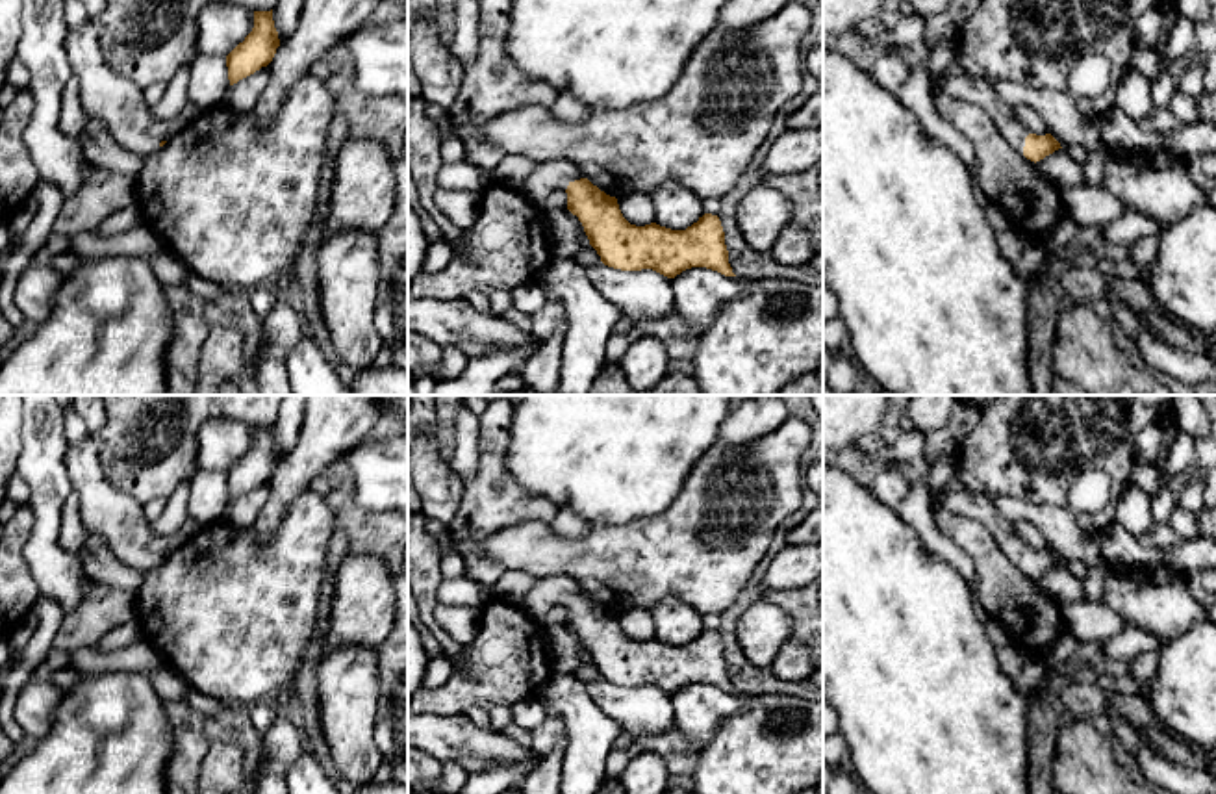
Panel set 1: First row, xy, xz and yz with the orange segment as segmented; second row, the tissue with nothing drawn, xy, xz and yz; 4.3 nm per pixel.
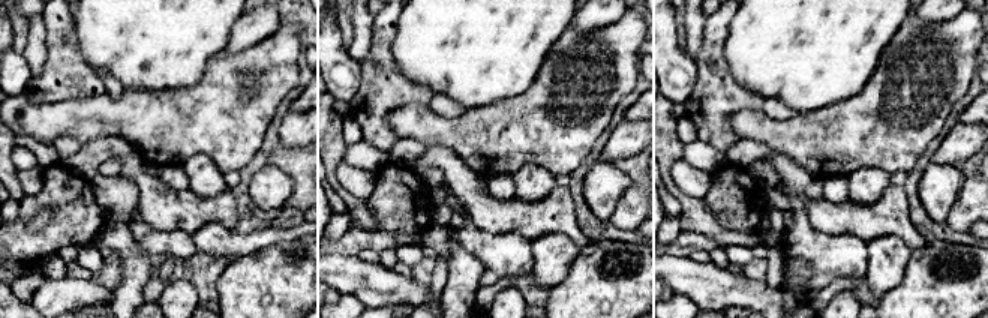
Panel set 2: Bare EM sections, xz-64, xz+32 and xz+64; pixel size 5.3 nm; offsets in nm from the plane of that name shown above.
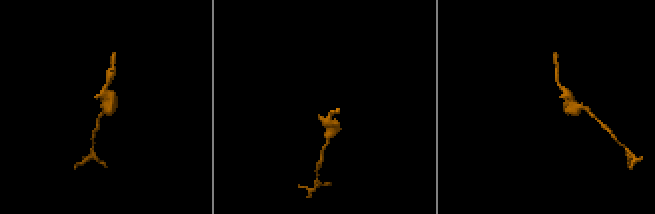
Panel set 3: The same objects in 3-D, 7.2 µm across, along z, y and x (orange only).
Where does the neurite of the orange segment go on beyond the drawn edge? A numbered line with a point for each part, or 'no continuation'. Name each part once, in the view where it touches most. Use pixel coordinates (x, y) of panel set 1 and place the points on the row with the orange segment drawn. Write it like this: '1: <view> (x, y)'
1: xz (557, 175)

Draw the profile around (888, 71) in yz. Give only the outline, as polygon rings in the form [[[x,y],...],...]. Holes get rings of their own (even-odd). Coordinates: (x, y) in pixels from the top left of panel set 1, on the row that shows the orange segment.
[[[884,50],[877,54],[869,76],[882,89],[895,93],[906,83],[910,76],[910,67],[903,61],[897,50]]]

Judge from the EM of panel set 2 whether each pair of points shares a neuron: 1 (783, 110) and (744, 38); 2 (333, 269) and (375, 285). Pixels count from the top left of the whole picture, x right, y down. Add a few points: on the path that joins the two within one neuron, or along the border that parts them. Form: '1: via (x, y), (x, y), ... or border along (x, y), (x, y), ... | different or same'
1: border along (766, 96), (777, 98), (796, 111) | different
2: via (344, 273), (365, 281) | same

